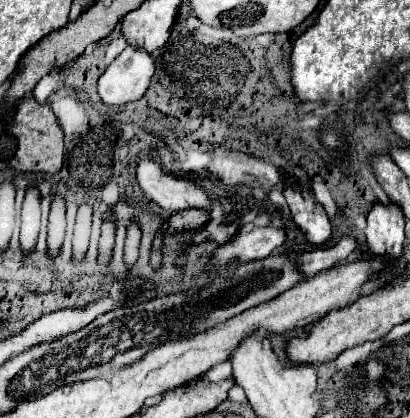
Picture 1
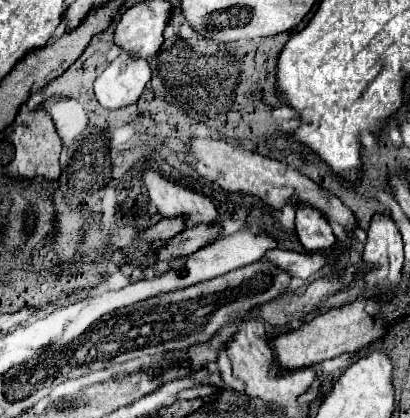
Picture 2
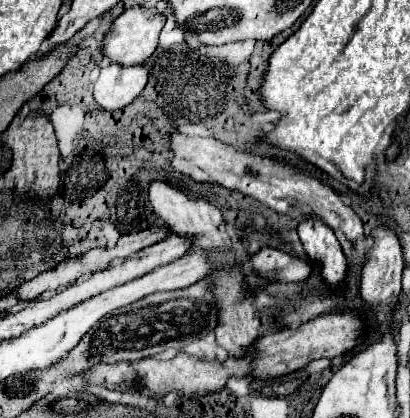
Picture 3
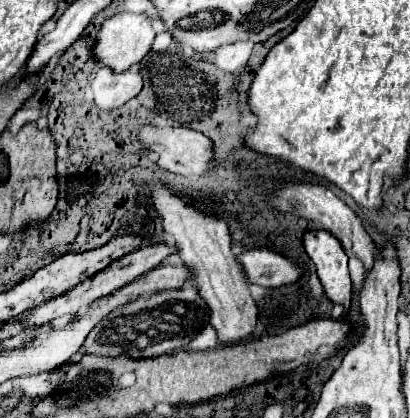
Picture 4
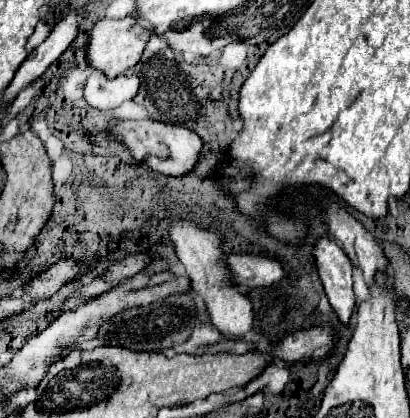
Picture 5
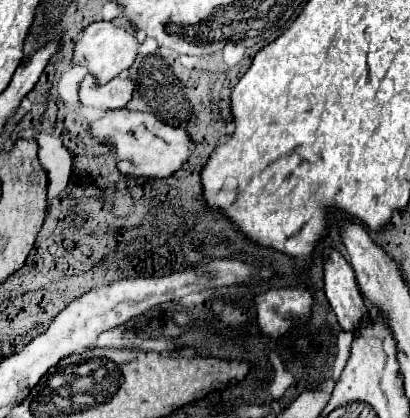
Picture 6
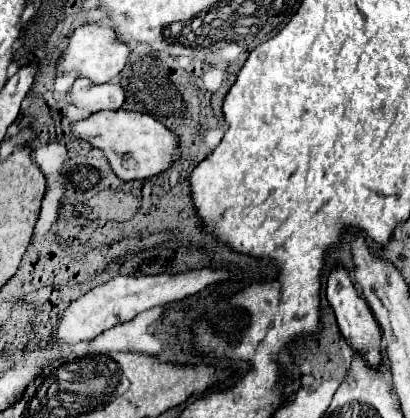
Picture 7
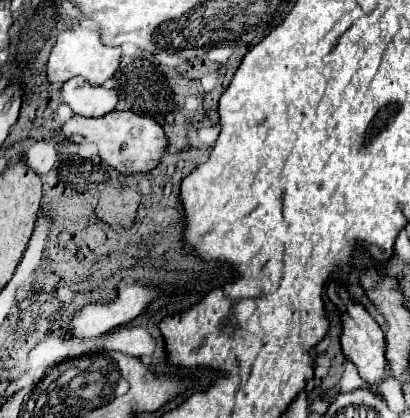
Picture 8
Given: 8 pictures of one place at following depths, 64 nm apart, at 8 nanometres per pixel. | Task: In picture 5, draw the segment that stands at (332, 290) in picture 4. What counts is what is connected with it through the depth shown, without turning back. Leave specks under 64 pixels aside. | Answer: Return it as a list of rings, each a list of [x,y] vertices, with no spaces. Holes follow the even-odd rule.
[[[322,238],[314,248],[318,274],[324,284],[326,296],[338,314],[342,324],[350,322],[350,316],[356,310],[356,294],[352,288],[352,262],[336,246],[334,240]]]

